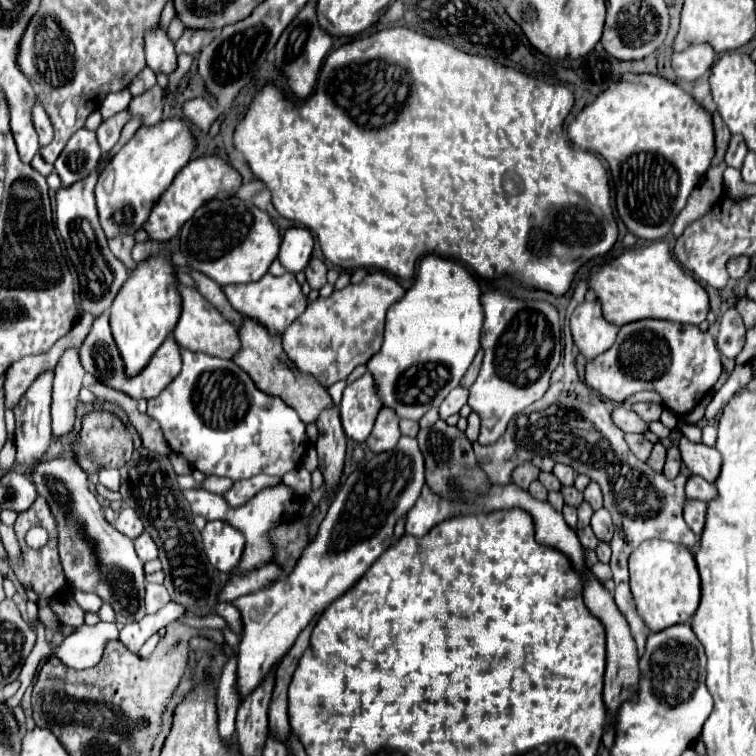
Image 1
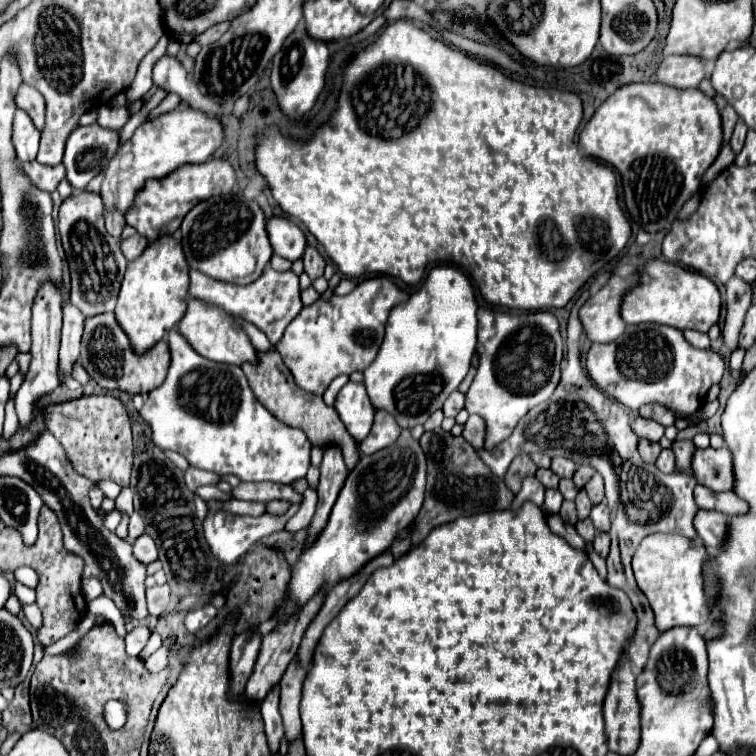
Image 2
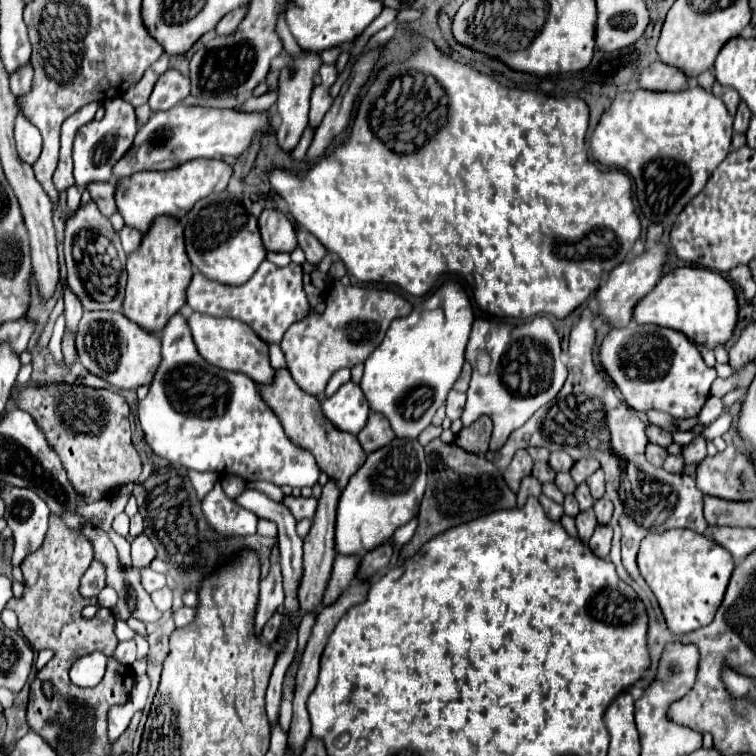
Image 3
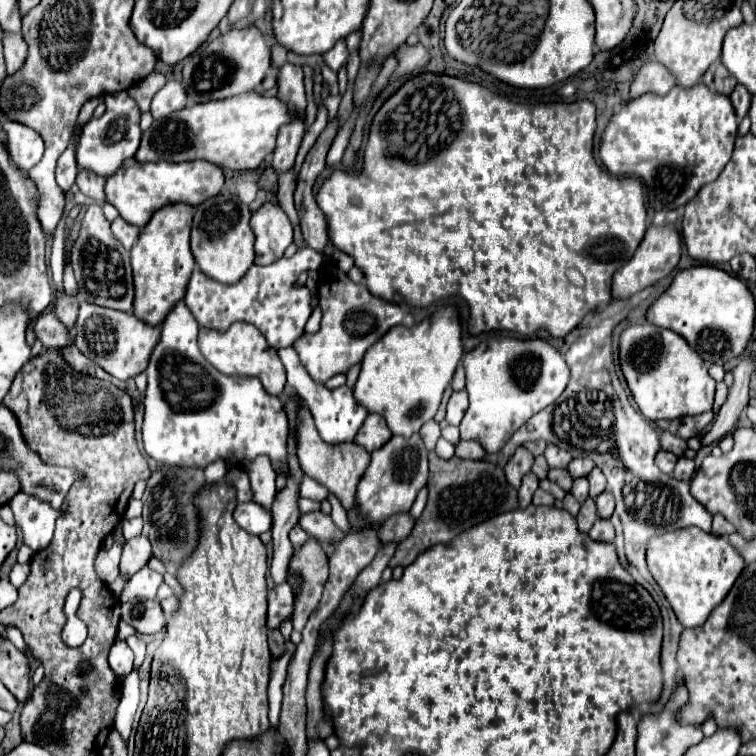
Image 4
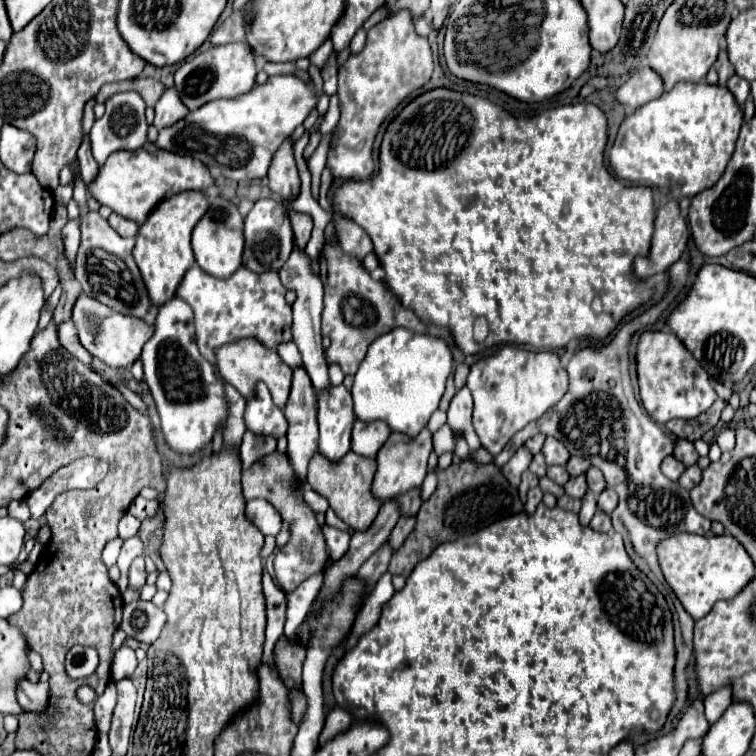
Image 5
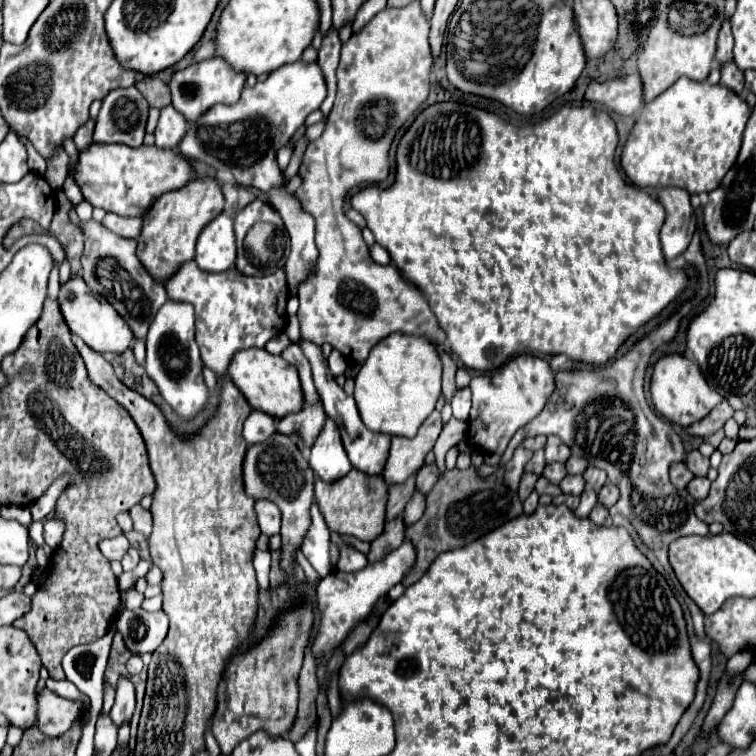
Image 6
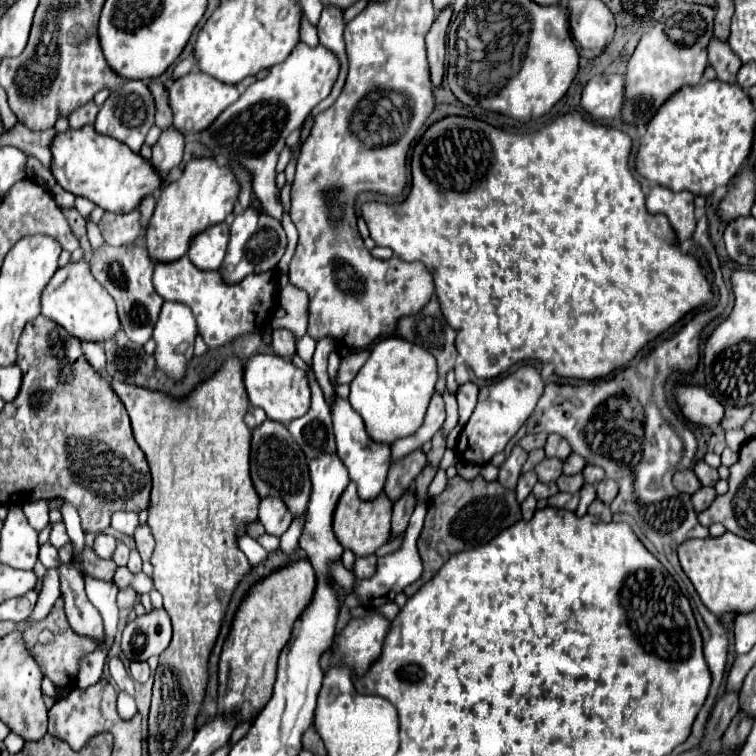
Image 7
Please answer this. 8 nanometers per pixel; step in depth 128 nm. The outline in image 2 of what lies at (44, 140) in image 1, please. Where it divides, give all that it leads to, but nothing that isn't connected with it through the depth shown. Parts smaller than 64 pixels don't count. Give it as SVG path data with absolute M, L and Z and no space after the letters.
M22 84L18 88L16 94L16 104L18 108L22 108L24 112L28 112L28 116L32 118L34 126L42 132L44 130L44 98L40 96L40 92L36 92L36 88Z

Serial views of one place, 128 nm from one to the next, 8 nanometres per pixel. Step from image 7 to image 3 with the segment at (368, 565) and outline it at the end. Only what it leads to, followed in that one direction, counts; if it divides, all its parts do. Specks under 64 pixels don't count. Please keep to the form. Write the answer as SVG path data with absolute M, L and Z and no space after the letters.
M288 494L284 496L282 504L294 514L296 520L302 520L302 518L310 518L314 516L314 506L318 504L318 500L314 500L312 496L310 498L304 498L304 496L294 496L294 494Z

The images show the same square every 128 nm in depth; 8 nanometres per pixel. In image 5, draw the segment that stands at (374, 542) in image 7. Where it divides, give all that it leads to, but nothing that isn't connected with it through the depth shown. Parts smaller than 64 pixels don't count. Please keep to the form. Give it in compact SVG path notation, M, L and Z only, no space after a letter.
M314 452L314 456L308 462L308 484L312 490L320 492L330 508L338 514L338 518L342 518L350 528L354 530L364 530L368 528L368 524L372 524L372 520L376 518L376 512L380 510L380 500L372 500L370 494L370 484L372 484L372 476L376 472L376 462L372 458L364 458L356 452L348 452L342 460L328 460L324 454Z

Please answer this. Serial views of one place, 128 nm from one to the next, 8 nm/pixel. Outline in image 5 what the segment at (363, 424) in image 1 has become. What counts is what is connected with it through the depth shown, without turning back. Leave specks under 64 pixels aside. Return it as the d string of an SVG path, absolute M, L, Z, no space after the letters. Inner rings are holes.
M282 344L276 352L280 354L280 358L282 358L292 370L296 370L296 368L302 366L302 356L300 356L296 344ZM344 385L316 390L320 440L318 450L330 460L340 460L350 450L350 434L356 422L352 396Z

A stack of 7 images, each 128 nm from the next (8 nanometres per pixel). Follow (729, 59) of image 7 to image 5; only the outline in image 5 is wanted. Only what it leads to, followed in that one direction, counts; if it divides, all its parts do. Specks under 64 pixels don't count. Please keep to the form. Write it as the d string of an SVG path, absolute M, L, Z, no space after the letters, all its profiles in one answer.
M732 76L726 86L728 86L728 90L734 94L736 102L738 102L740 106L744 106L746 98L750 96L750 84L748 84L744 78L740 78L740 76Z

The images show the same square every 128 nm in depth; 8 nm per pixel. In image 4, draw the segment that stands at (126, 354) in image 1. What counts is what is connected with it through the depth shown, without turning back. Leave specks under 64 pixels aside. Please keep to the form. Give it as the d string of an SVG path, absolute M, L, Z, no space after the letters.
M168 204L168 208L160 208L160 212L154 212L152 220L140 230L140 238L132 248L130 262L132 262L132 278L134 278L134 304L132 312L144 320L146 324L160 326L168 312L186 296L188 280L194 270L194 256L190 252L190 224L192 224L192 214L188 212L188 204Z

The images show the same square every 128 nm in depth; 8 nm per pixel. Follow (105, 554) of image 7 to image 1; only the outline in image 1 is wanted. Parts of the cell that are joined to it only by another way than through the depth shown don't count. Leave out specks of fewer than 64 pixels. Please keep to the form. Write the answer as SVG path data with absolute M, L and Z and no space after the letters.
M142 532L136 538L136 552L138 552L138 558L142 562L148 562L148 560L156 560L158 558L158 548L152 542L152 538L148 536L148 532Z

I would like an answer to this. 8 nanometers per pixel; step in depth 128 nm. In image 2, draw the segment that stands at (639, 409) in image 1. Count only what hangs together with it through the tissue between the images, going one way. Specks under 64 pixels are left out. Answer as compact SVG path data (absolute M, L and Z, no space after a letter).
M646 404L646 406L642 406L642 408L638 410L638 414L640 414L642 418L656 420L656 422L662 424L662 426L672 426L674 420L676 420L676 416L674 416L668 408L664 408L664 406L660 406L660 404Z

